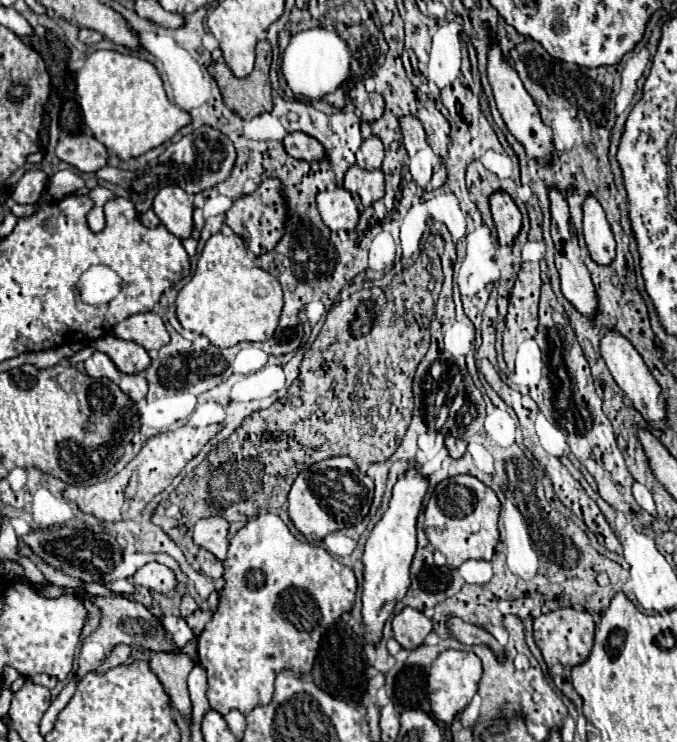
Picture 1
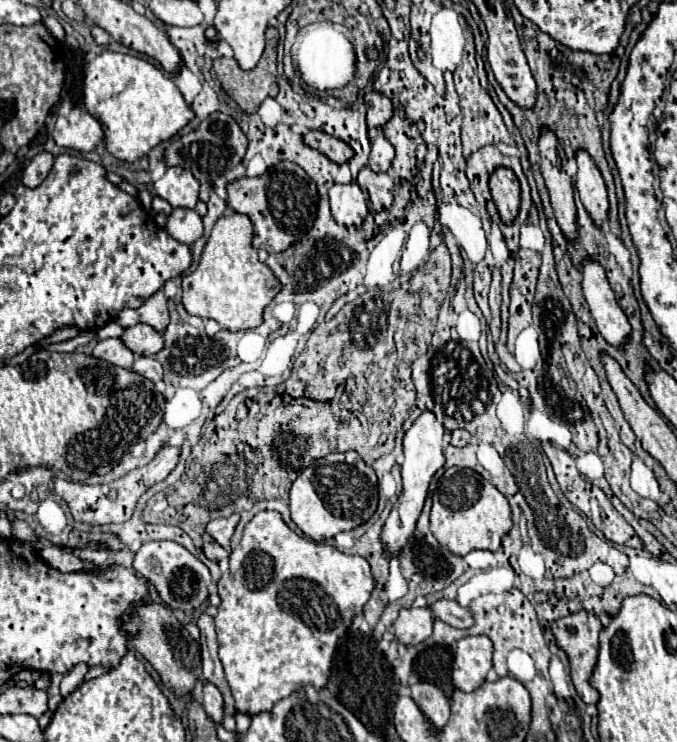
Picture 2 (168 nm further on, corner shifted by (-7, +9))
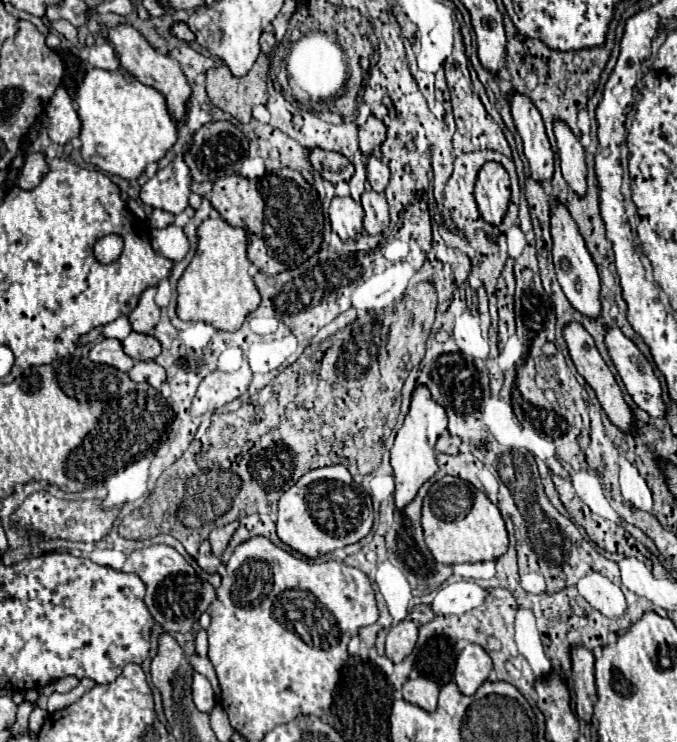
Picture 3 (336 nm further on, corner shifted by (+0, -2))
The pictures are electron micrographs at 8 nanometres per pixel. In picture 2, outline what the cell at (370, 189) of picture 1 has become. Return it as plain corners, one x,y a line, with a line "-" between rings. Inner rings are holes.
369,167
359,171
357,183
369,191
373,211
389,209
393,203
393,179
387,173
375,173

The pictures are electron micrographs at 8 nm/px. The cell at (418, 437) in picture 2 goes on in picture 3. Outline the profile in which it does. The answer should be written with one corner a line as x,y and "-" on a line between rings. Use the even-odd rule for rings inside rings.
416,388
412,394
412,404
410,412
404,420
404,426
398,430
394,446
390,450
392,454
392,468
394,468
394,478
396,478
396,492
394,492
394,504
396,512
402,512
418,494
420,486
436,474
438,464
436,464
436,450
434,444
440,438
440,434
446,430
446,416
444,408
440,408
430,396
428,388

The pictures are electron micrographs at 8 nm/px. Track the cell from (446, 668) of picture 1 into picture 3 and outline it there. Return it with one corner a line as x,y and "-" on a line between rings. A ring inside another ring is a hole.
468,644
458,656
456,668
454,668
454,682
458,684
458,690
466,696
472,696
480,684
486,682
488,674
492,670
492,660
486,654
484,648
478,644

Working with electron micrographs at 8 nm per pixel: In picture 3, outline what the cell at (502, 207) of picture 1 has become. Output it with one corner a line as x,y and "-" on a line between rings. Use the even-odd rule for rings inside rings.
488,162
478,172
478,182
476,182
476,204
482,218
488,224
498,226
504,214
508,212
508,202
510,202
508,172
504,172
500,164

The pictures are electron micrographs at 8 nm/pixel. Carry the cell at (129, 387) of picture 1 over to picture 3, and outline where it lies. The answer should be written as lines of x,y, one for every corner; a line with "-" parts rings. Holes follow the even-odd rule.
154,360
150,362
136,362
134,368
128,372
134,382
148,382
154,388
160,388
166,380
166,372
162,366
158,366

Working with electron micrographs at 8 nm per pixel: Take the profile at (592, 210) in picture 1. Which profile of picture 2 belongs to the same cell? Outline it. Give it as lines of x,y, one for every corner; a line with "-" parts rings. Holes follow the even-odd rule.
577,149
575,153
579,171
575,175
575,187
581,195
581,203
585,209
591,213
593,221
597,225
603,225
607,219
607,209
609,209
609,199
607,199
607,189
603,183
603,177
595,165
595,161
589,157
585,149

